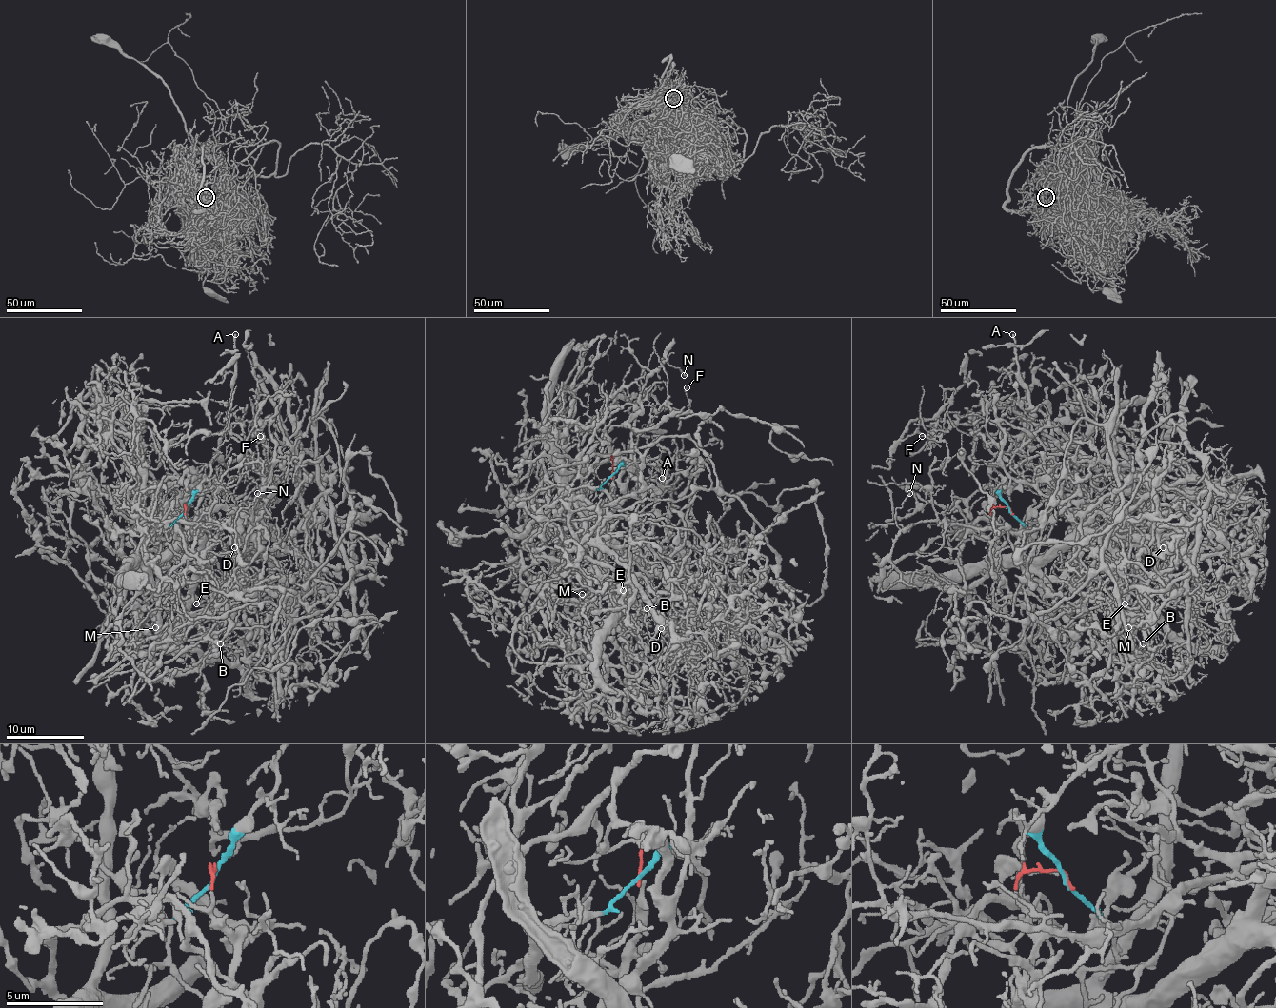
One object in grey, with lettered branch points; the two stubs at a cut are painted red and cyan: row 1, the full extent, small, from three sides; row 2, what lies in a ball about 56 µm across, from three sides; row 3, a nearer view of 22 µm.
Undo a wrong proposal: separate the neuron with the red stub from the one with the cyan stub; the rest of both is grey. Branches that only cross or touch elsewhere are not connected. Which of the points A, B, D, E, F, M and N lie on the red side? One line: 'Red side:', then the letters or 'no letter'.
Red side: B, D, E, F, M, N

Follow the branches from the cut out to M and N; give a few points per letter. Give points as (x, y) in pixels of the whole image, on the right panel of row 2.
M: (1010, 510), (990, 510), (999, 531), (1109, 512), (1202, 557), (1202, 578), (1188, 563), (1111, 613), (1128, 628)
N: (1010, 510), (990, 510), (995, 527), (1006, 531), (936, 522), (902, 529), (896, 510), (909, 492)

